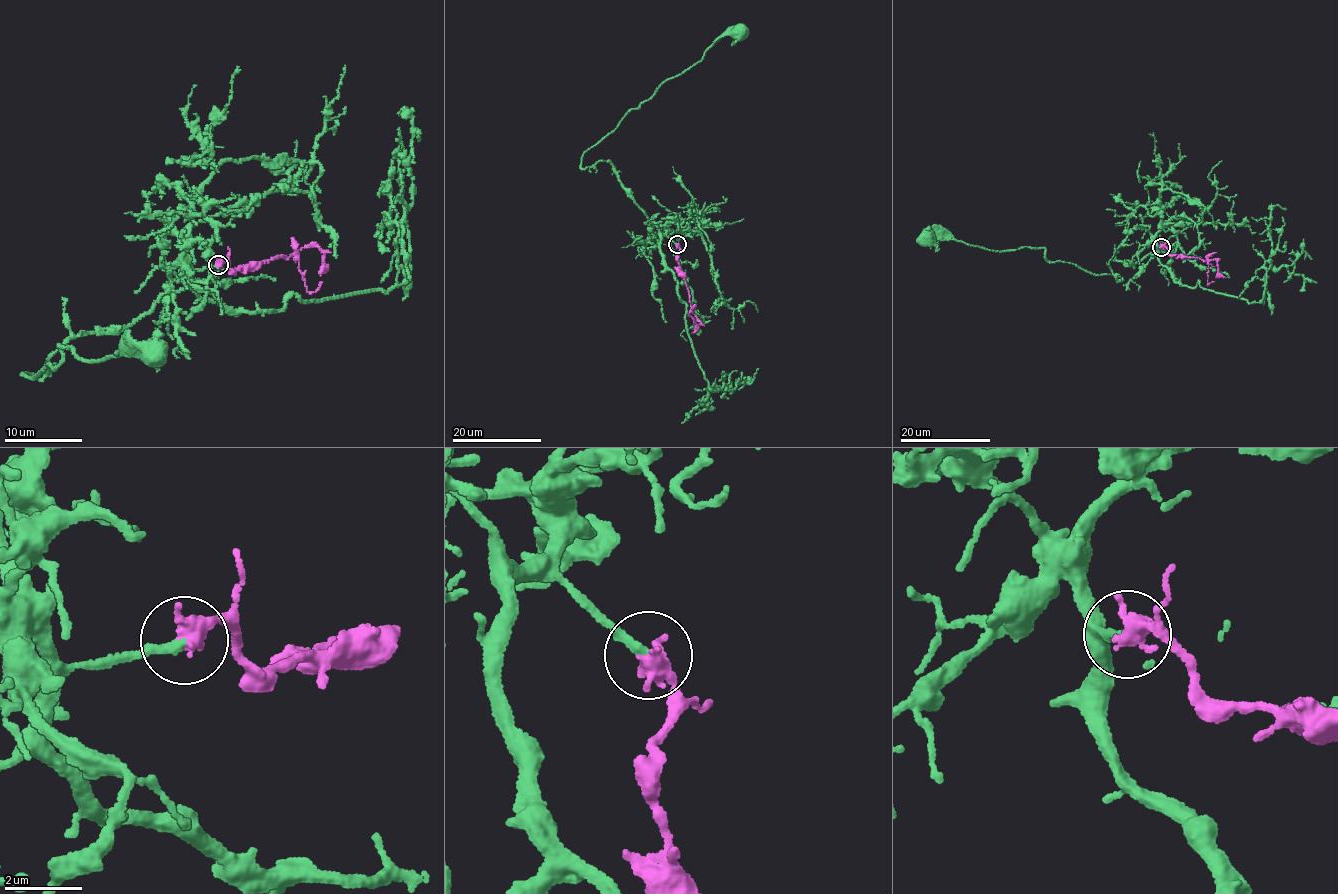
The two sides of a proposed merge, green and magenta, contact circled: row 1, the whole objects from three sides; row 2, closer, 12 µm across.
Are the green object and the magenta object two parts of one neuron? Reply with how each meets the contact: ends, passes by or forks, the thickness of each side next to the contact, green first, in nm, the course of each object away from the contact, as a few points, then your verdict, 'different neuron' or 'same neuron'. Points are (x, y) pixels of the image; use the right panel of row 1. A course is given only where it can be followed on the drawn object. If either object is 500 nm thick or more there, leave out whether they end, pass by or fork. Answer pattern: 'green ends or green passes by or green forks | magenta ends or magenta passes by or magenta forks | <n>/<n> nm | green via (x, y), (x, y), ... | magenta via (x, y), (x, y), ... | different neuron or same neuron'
260/550 nm | green via (1161, 246), (1134, 264), (1110, 261), (1120, 282), (1050, 262), (1042, 247), (995, 252), (928, 240) | magenta via (1161, 246), (1165, 246), (1170, 255), (1217, 261), (1217, 271), (1226, 277) | same neuron

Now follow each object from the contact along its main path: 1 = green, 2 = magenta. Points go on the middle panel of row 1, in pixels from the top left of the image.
1: (677, 245), (635, 203), (612, 165), (585, 169), (581, 155), (718, 38), (740, 34)
2: (677, 245), (678, 264), (692, 312), (701, 324), (692, 333)

